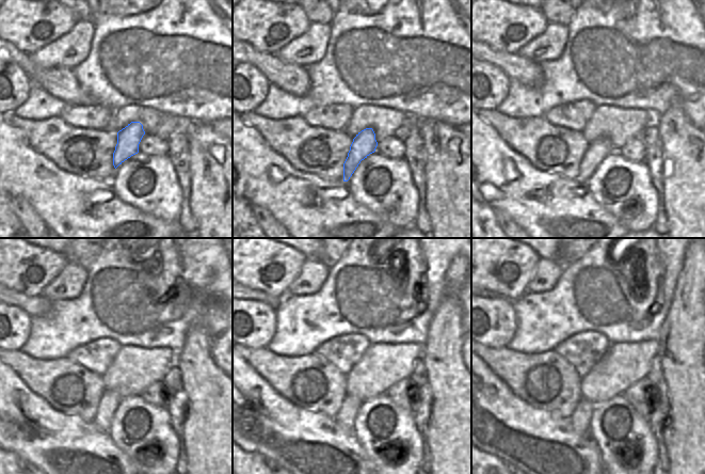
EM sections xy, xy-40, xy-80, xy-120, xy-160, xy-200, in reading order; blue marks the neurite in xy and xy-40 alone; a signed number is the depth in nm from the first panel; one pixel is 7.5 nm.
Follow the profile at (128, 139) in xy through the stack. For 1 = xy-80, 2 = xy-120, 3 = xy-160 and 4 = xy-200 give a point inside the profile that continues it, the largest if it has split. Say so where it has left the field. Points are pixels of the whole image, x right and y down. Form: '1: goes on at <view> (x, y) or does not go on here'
1: goes on at xy-80 (598, 149)
2: goes on at xy-120 (110, 401)
3: goes on at xy-160 (345, 417)
4: goes on at xy-200 (580, 420)

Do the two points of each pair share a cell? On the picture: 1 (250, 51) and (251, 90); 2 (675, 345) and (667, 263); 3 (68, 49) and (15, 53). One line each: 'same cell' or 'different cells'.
1: different cells
2: different cells
3: different cells

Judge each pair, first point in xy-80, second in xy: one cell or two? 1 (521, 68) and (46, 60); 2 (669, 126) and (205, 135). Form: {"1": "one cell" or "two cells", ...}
{"1": "two cells", "2": "one cell"}

